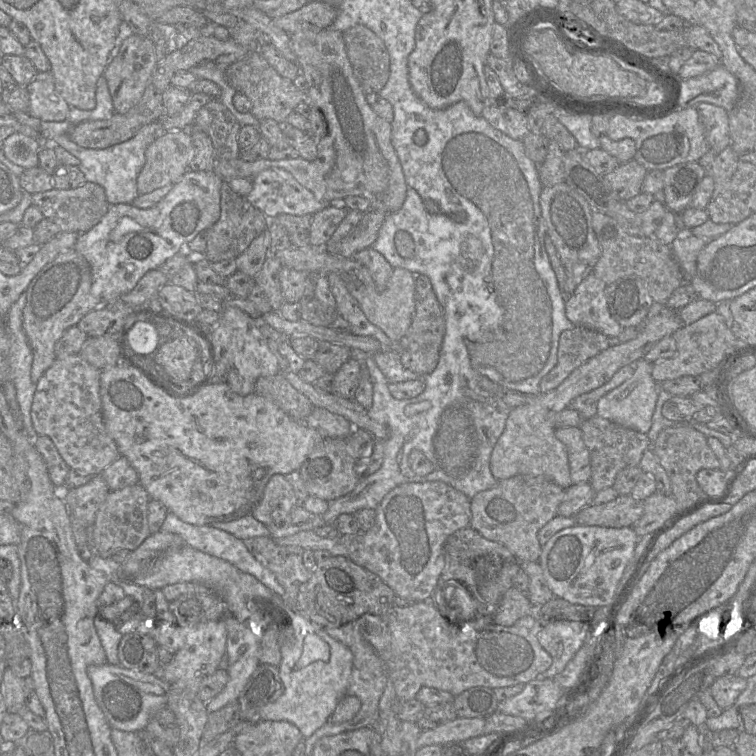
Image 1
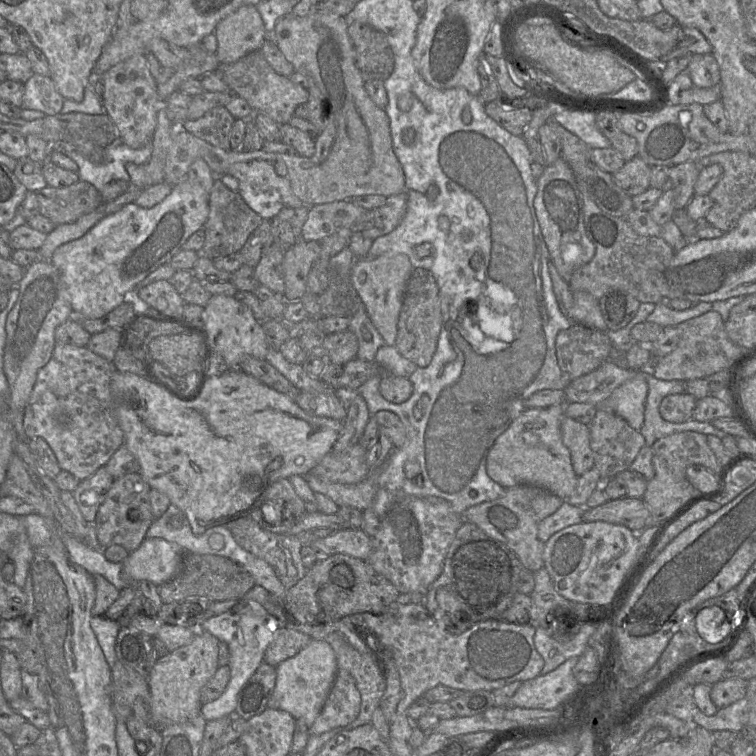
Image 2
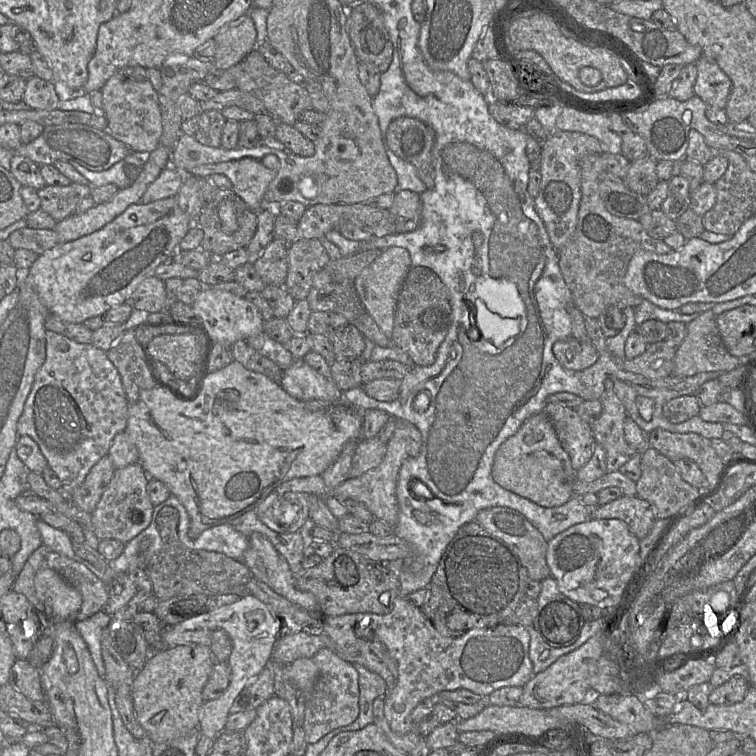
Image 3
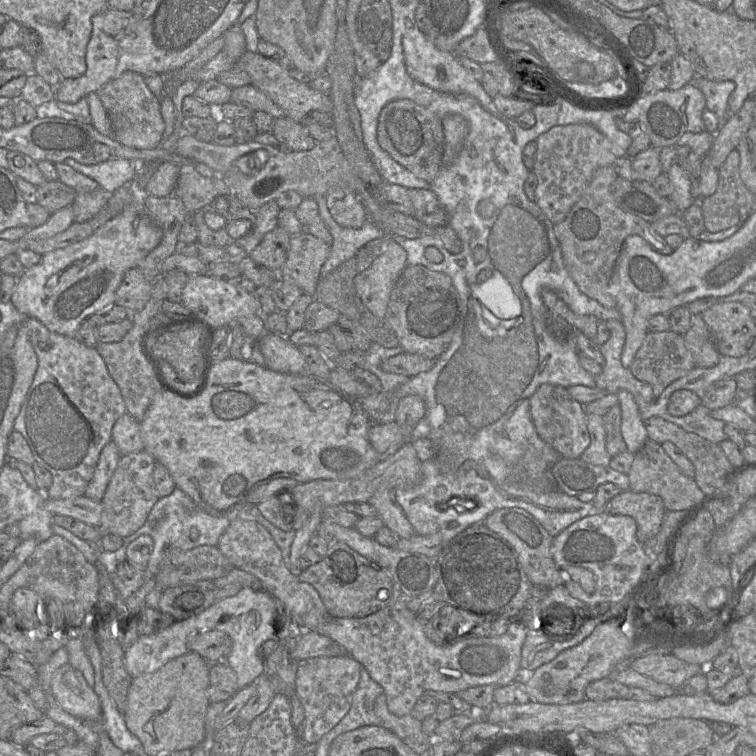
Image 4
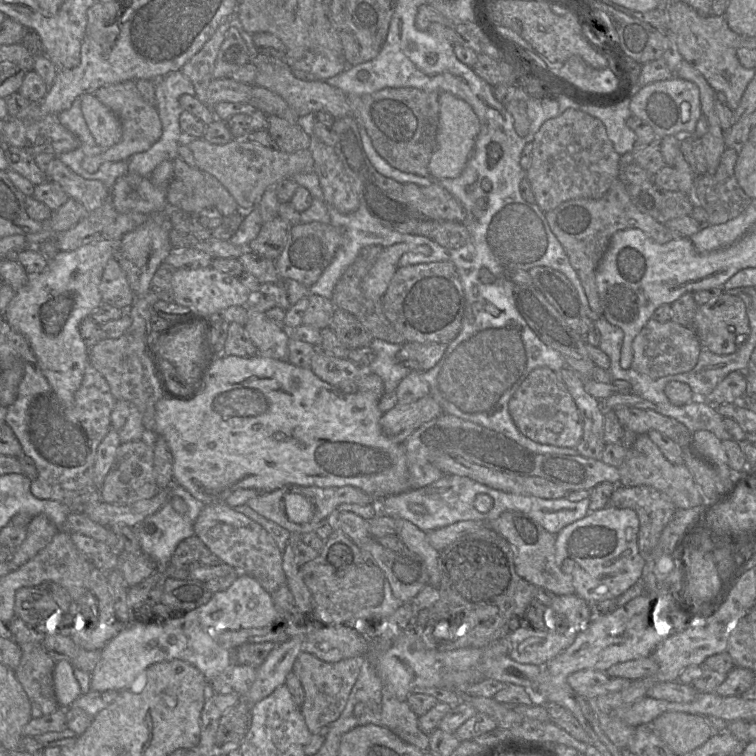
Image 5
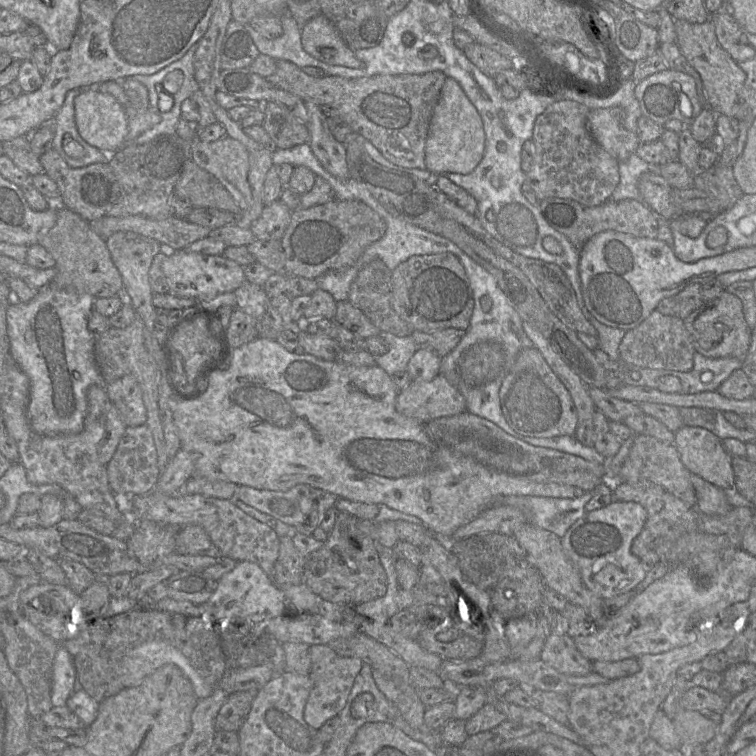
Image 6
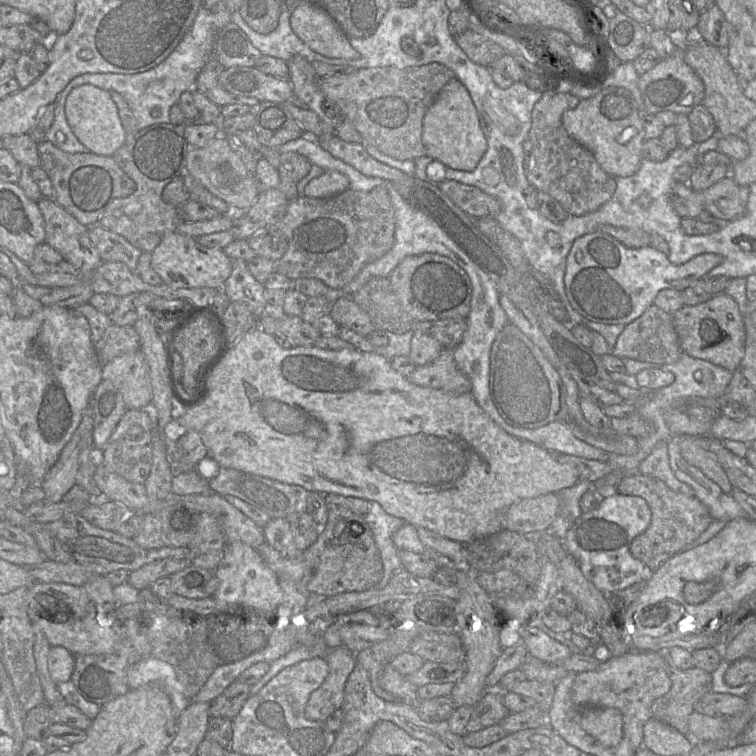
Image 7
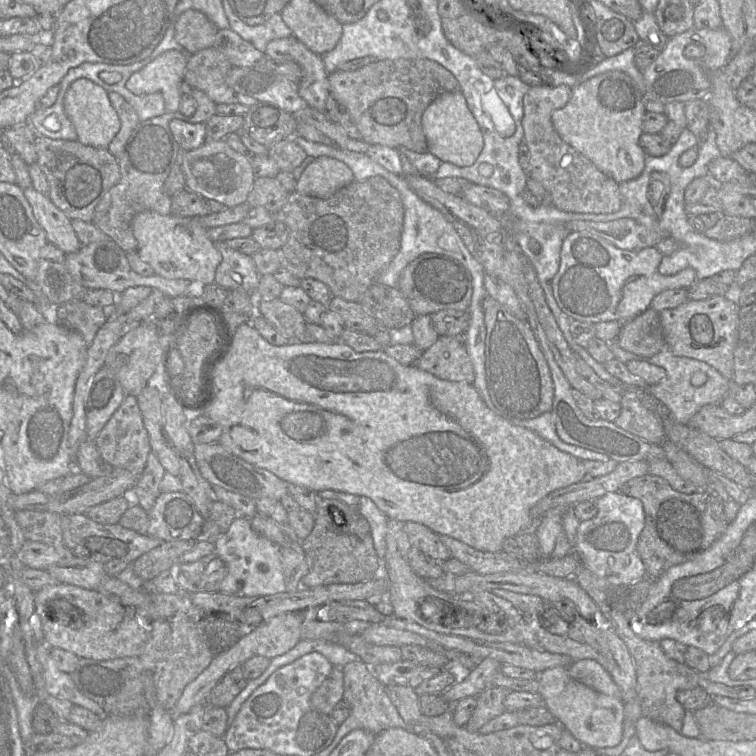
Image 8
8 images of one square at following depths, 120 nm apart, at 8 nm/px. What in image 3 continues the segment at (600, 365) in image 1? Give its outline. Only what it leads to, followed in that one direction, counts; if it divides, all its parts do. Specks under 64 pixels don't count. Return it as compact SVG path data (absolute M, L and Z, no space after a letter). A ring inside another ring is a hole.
M544 412L531 416L499 447L492 466L492 476L498 485L542 507L561 506L573 497L576 472Z

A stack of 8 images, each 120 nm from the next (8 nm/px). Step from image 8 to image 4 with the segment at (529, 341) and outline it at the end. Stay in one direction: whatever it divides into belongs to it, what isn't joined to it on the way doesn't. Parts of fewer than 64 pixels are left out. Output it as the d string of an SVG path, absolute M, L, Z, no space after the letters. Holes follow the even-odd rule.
M542 384L530 398L530 415L538 436L561 457L580 458L590 444L587 413L584 405L574 400L567 388L560 385Z

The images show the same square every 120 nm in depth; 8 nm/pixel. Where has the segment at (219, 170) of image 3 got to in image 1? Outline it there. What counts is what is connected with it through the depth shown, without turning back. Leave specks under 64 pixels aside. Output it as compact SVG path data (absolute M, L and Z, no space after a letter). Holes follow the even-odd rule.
M267 168L251 180L253 187L245 198L269 219L279 214L313 215L330 203L335 203L316 199L282 168Z

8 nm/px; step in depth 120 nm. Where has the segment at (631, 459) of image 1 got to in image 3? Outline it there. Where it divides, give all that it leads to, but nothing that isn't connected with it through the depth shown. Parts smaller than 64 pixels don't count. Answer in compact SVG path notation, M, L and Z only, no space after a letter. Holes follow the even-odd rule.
M605 380L605 390L600 398L602 413L592 424L595 441L602 445L606 452L608 472L619 471L638 450L625 440L624 422L627 412L622 401L614 392L613 382Z

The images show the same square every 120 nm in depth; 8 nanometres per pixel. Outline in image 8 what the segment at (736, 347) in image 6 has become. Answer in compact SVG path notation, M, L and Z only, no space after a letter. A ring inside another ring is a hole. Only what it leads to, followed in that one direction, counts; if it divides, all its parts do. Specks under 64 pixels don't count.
M715 296L705 300L688 299L676 308L660 311L659 317L667 347L675 356L705 362L727 380L732 380L733 354L738 341L739 308L724 296Z

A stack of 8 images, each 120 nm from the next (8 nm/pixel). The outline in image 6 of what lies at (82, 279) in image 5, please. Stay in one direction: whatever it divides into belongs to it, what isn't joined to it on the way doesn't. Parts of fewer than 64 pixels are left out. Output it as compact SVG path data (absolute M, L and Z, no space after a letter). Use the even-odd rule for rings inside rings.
M55 284L48 285L38 289L36 296L28 302L18 302L12 300L6 311L7 334L10 344L10 354L16 364L25 372L30 380L30 396L27 407L29 421L33 430L42 435L57 436L64 434L75 434L81 431L84 425L84 419L87 413L87 391L92 385L104 385L105 381L100 373L95 360L95 340L88 330L88 320L93 310L94 298L87 293L77 292L76 290L63 289L57 287Z

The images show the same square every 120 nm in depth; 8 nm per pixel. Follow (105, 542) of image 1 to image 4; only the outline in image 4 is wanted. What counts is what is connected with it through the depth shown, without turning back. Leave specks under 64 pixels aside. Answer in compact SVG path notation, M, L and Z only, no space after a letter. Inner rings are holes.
M146 450L122 455L101 501L101 525L103 533L125 538L141 528L159 496L155 490L153 472L155 458Z

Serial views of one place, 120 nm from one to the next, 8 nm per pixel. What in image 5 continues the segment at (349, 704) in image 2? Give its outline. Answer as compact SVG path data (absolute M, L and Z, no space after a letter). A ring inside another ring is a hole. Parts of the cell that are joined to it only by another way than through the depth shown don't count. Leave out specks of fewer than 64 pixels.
M302 652L298 656L293 672L299 678L305 692L301 713L312 735L340 717L360 675L364 659L365 656L356 656L339 662L326 662L308 652Z

